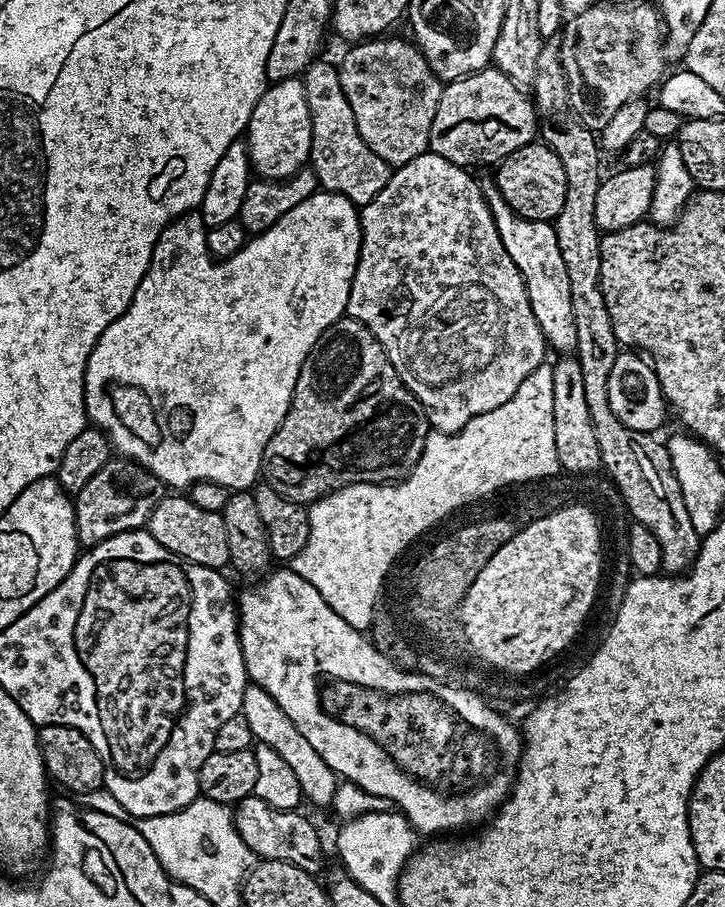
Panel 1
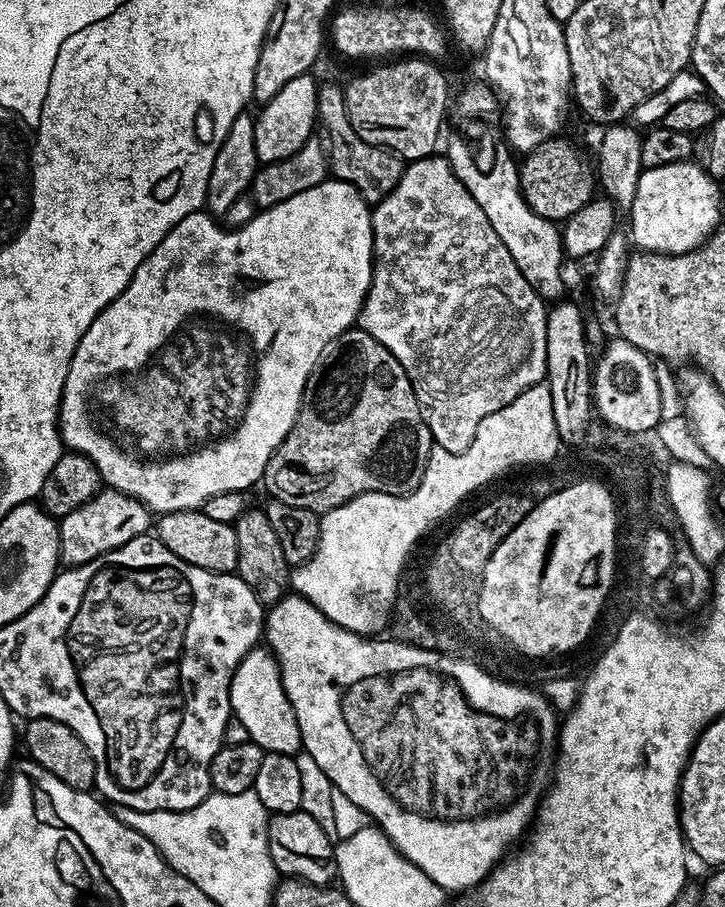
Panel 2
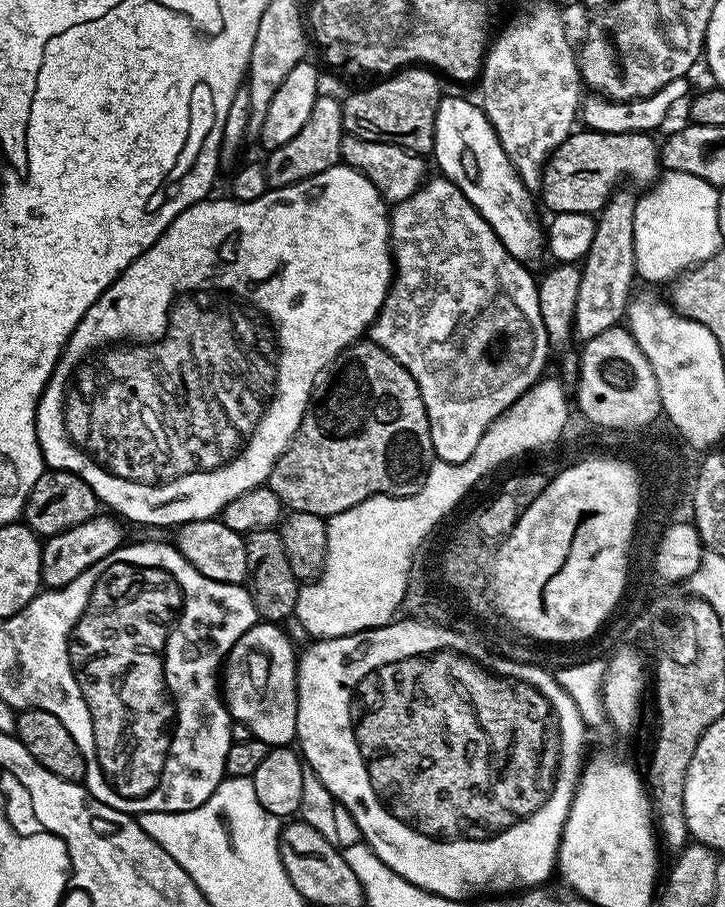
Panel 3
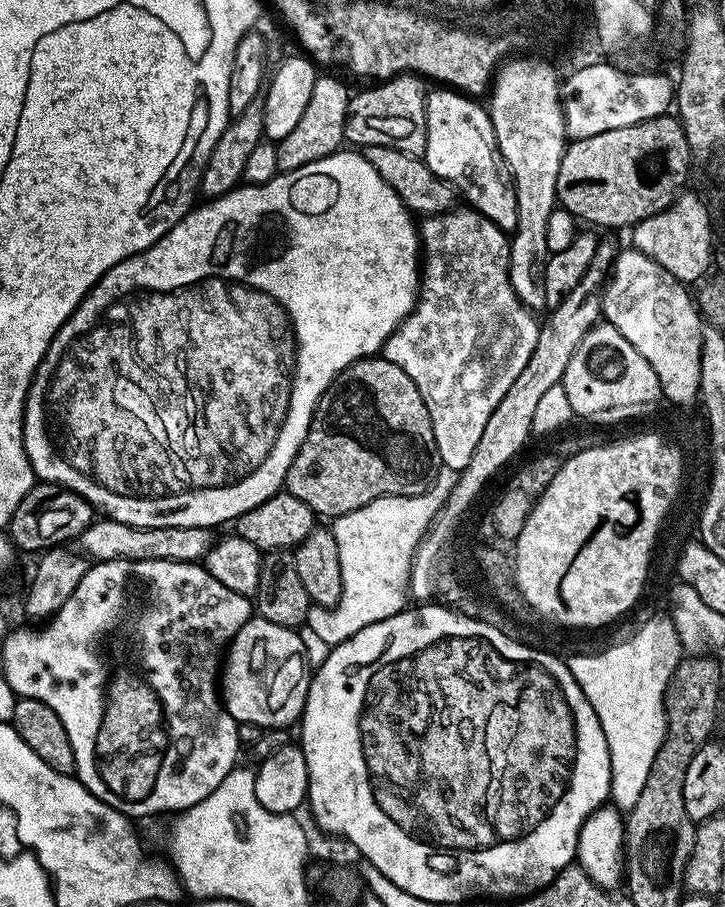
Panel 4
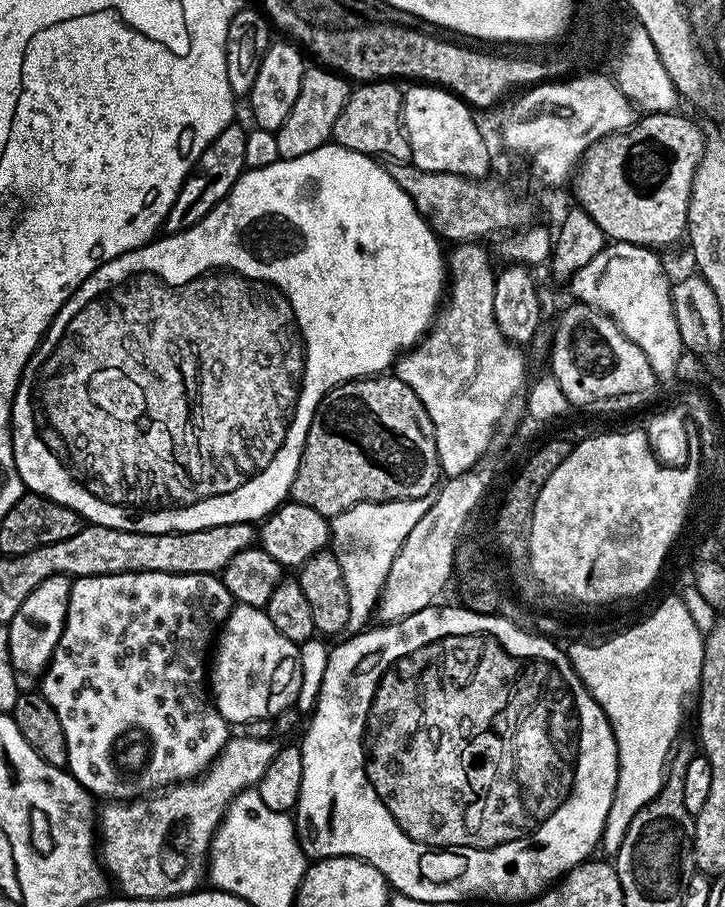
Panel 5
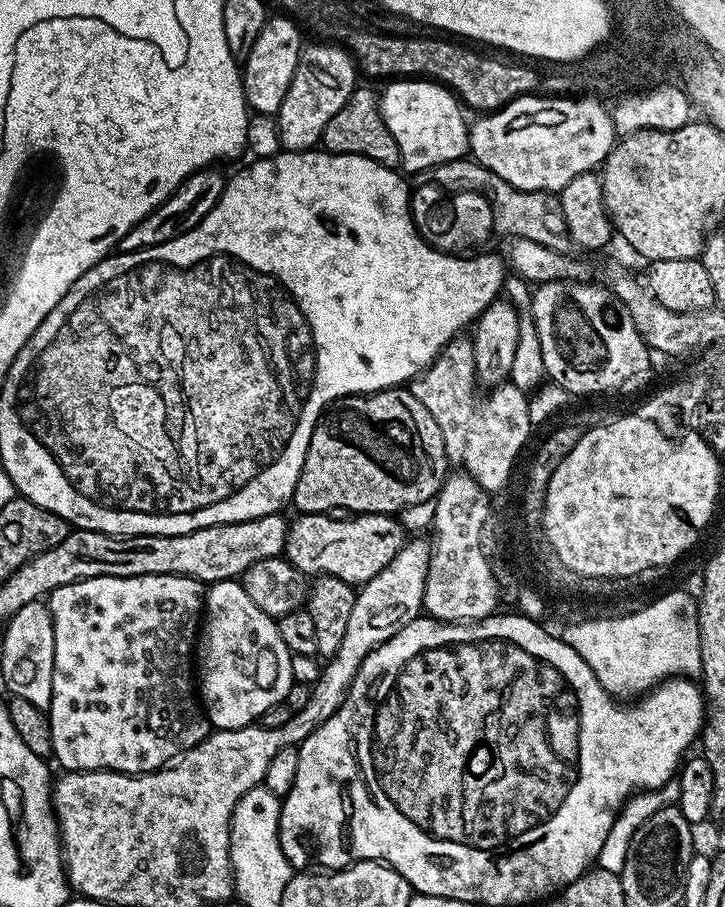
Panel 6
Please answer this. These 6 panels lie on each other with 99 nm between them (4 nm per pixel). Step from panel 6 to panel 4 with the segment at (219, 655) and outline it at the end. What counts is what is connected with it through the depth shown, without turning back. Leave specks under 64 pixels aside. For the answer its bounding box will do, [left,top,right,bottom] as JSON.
[218,618,310,729]

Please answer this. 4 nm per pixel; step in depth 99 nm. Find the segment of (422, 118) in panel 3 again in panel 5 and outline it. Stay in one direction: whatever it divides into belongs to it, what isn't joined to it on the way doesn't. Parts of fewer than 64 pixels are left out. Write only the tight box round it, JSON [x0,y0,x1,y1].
[332,82,412,161]

